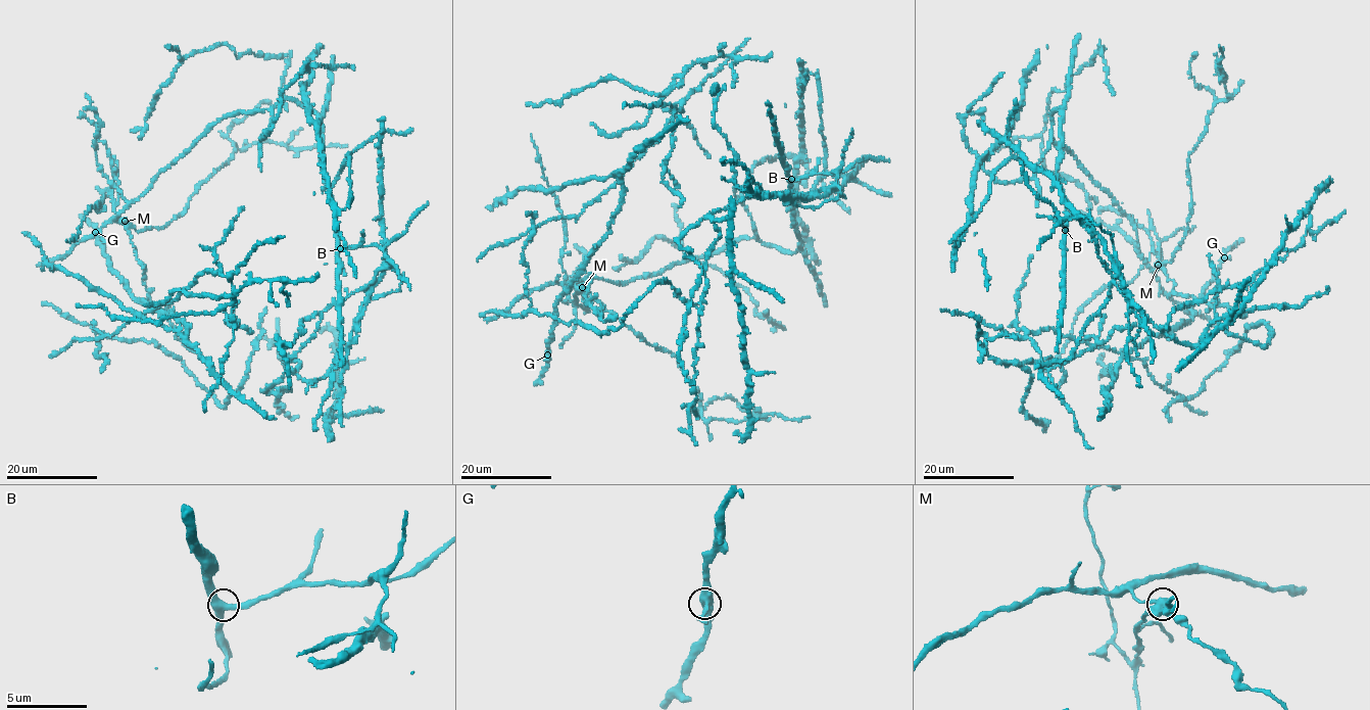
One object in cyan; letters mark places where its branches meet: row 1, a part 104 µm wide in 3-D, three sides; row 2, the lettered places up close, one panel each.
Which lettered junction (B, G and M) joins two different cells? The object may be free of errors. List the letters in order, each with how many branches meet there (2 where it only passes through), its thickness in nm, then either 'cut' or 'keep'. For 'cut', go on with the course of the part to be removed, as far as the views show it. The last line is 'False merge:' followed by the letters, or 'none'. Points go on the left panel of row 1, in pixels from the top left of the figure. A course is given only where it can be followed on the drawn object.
B: 3 branches meet; 440 nm thick; keep
G: 3 branches meet; 440 nm thick; keep
M: 3 branches meet; 440 nm thick; cut; foreign part runs (125, 221), (118, 218), (108, 193), (104, 195), (97, 210), (98, 201), (90, 207), (79, 234), (65, 240)
False merge: M

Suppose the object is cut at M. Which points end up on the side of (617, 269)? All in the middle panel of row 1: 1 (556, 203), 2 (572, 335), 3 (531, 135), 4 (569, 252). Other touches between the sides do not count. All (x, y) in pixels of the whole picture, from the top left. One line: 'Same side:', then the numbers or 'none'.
Same side: none

